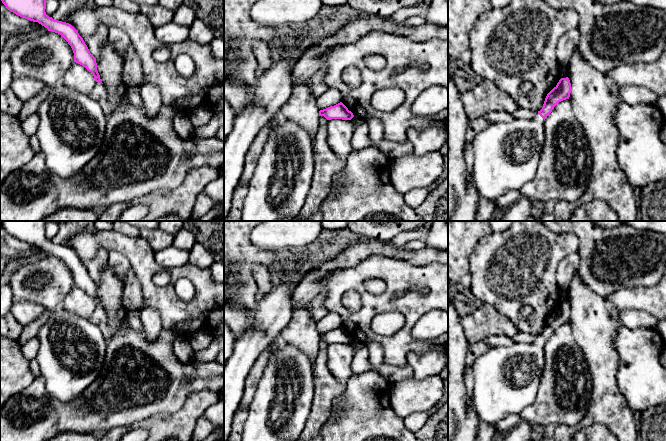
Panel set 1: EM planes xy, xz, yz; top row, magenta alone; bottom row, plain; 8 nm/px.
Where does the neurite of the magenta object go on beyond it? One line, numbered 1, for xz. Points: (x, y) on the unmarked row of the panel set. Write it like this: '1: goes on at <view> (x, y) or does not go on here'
1: does not go on here

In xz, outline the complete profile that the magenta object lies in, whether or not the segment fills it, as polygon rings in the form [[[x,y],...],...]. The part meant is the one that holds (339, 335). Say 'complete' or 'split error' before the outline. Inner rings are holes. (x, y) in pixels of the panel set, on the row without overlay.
complete; [[[342,326],[334,330],[330,330],[326,333],[320,334],[319,340],[324,340],[327,344],[351,344],[354,341],[353,337],[349,335],[348,332]]]

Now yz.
split error; [[[561,302],[533,343],[490,348],[473,362],[473,401],[480,420],[497,424],[535,401],[545,364],[545,343],[570,317],[569,302]]]

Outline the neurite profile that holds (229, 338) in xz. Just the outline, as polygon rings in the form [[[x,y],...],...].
[[[224,322],[224,366],[233,353],[236,337],[227,323]]]

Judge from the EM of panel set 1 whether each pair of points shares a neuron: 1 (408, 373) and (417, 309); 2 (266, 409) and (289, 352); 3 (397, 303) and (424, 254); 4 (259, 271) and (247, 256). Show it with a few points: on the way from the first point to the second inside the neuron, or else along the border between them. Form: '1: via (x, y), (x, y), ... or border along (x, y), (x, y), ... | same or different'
1: border along (384, 362), (390, 365), (405, 365), (407, 363) | different
2: via (280, 395), (281, 383), (286, 378), (287, 366) | same
3: border along (396, 257), (417, 265), (437, 263) | different
4: border along (260, 263), (253, 267), (253, 276), (257, 288) | different

